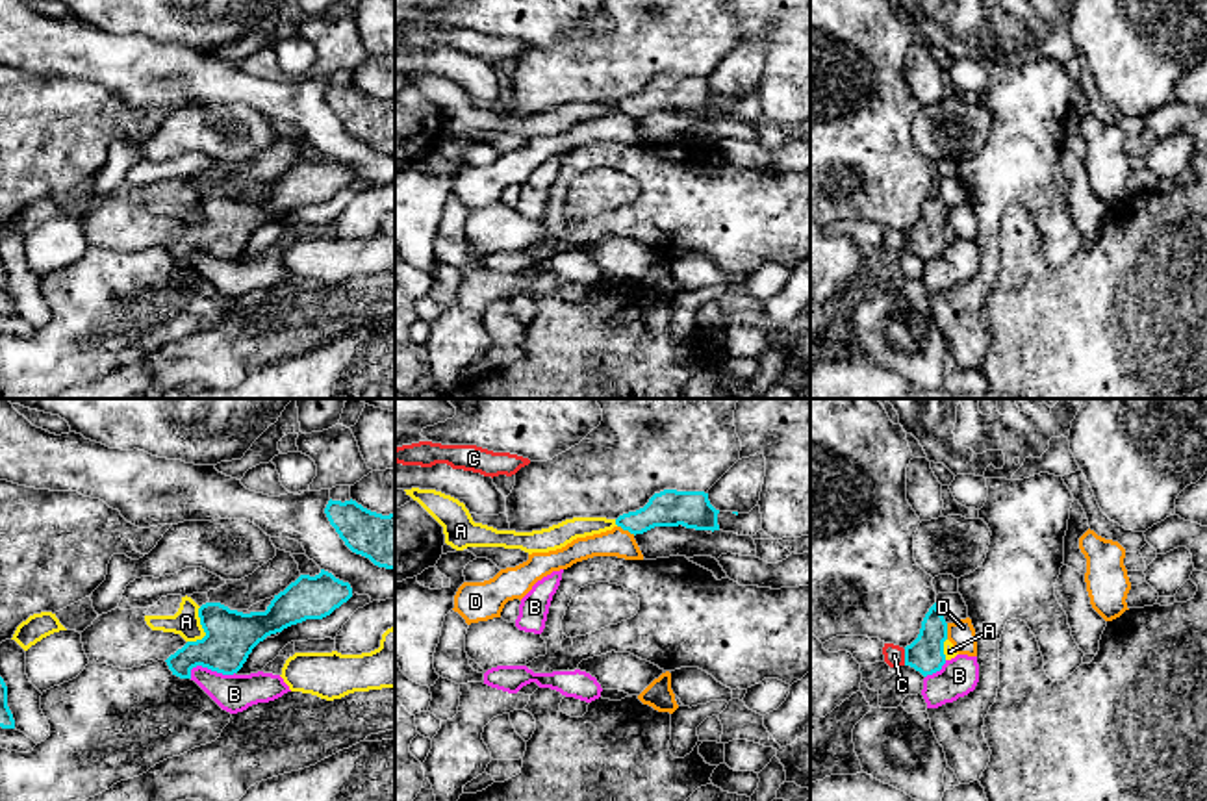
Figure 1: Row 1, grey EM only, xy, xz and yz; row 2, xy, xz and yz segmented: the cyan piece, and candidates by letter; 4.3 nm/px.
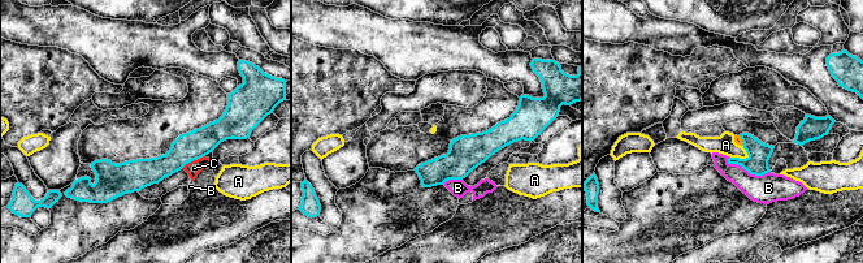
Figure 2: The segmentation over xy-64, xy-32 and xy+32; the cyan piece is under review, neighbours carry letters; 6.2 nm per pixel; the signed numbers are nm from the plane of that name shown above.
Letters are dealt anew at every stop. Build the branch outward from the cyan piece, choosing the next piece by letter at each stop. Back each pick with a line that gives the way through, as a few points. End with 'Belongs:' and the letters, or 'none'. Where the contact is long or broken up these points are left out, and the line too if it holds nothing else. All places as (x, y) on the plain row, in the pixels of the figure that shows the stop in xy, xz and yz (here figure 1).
Belongs: none

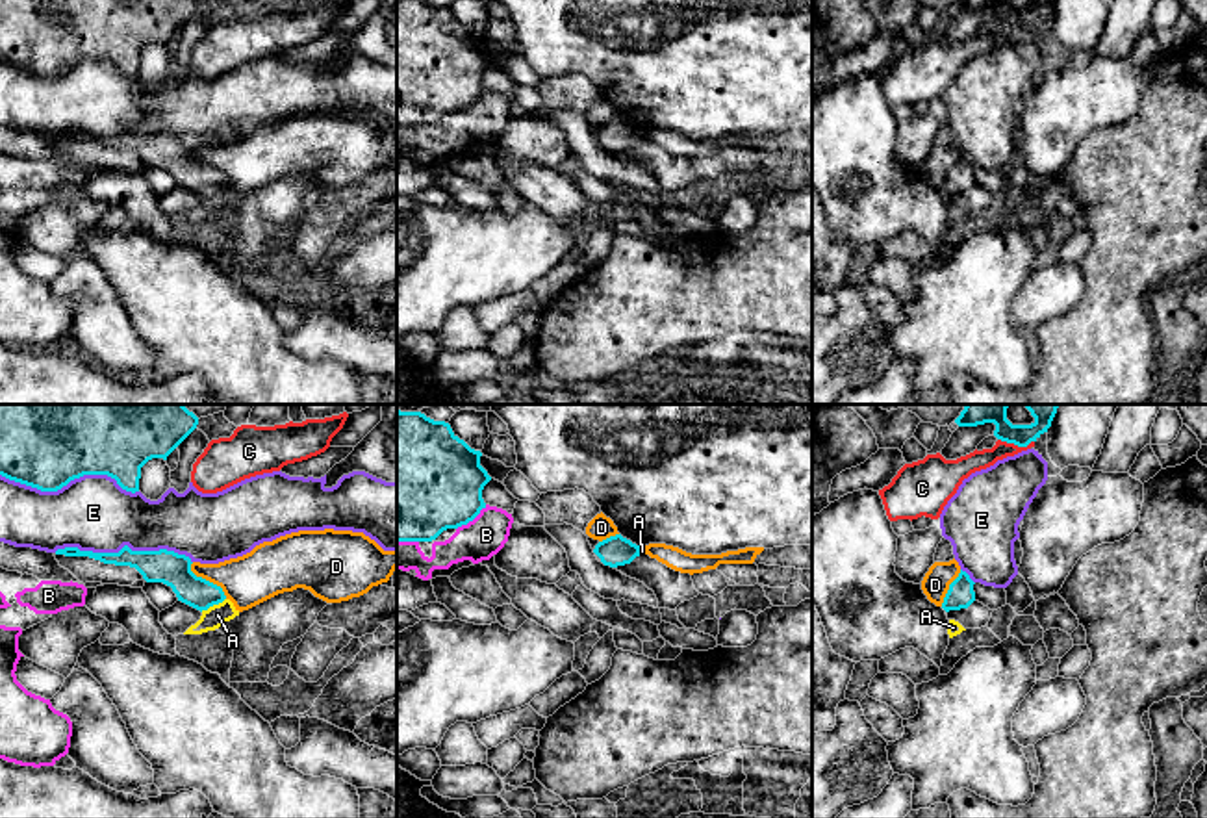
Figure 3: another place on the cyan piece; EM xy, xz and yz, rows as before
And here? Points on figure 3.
Belongs: none

